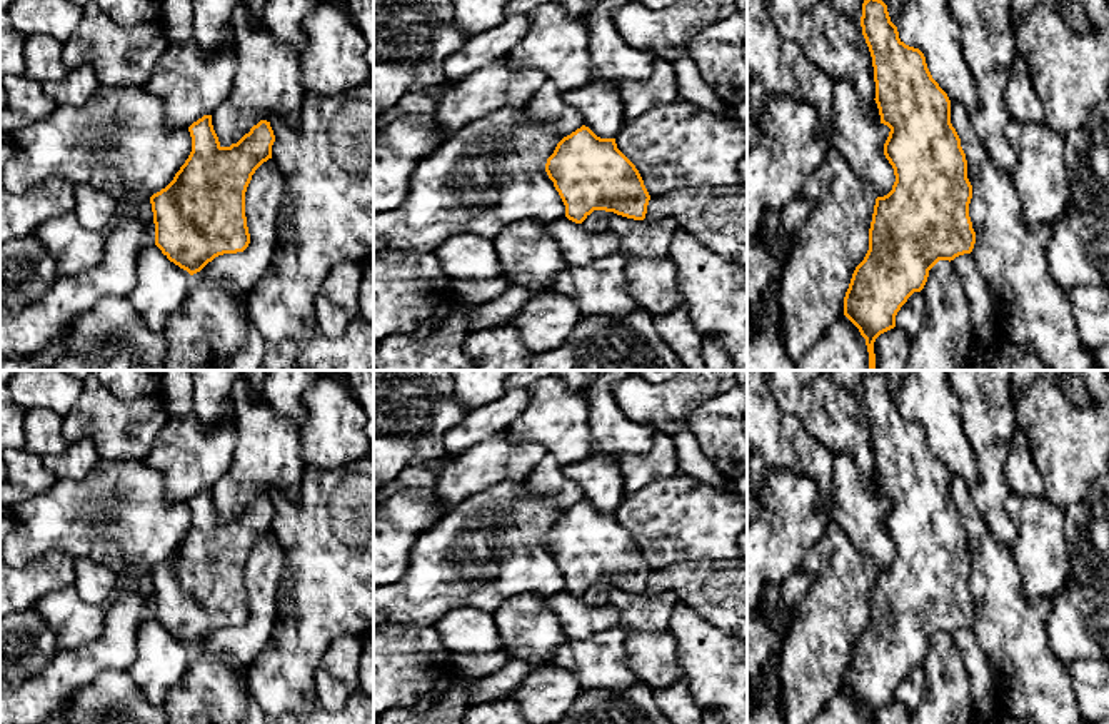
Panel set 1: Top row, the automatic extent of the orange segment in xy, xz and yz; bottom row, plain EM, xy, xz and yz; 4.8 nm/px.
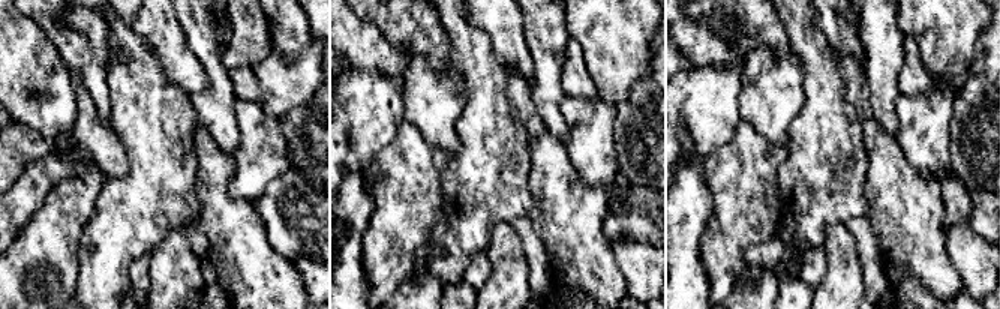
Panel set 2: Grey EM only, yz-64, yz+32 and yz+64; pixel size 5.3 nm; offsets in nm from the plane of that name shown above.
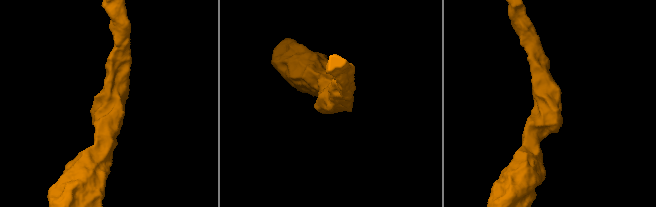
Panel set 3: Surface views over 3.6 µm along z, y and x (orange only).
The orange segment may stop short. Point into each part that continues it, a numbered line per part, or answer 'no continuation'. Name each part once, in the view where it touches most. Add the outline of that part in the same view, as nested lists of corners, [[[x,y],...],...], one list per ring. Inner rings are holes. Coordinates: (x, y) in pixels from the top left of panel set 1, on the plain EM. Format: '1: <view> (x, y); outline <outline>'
no continuation

